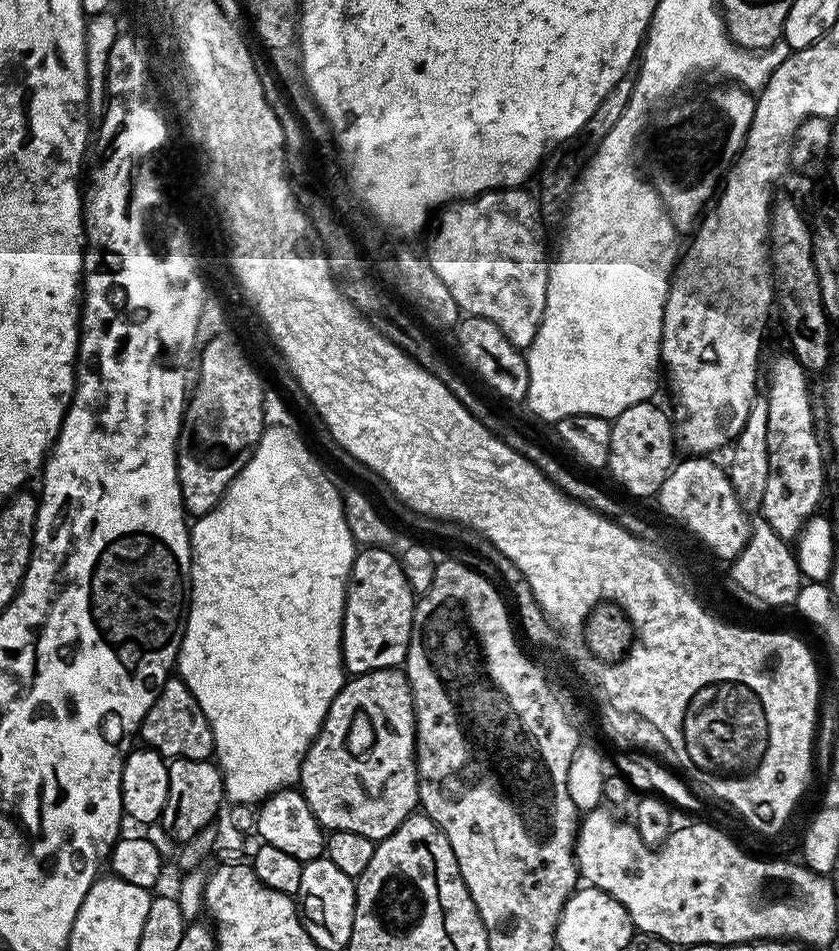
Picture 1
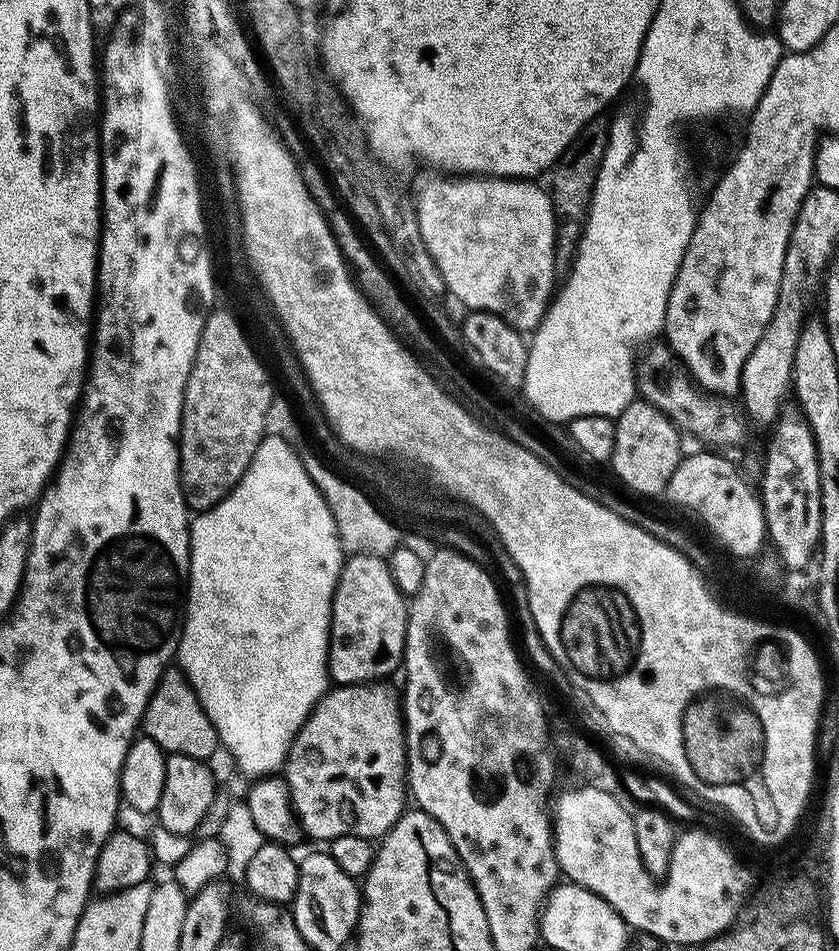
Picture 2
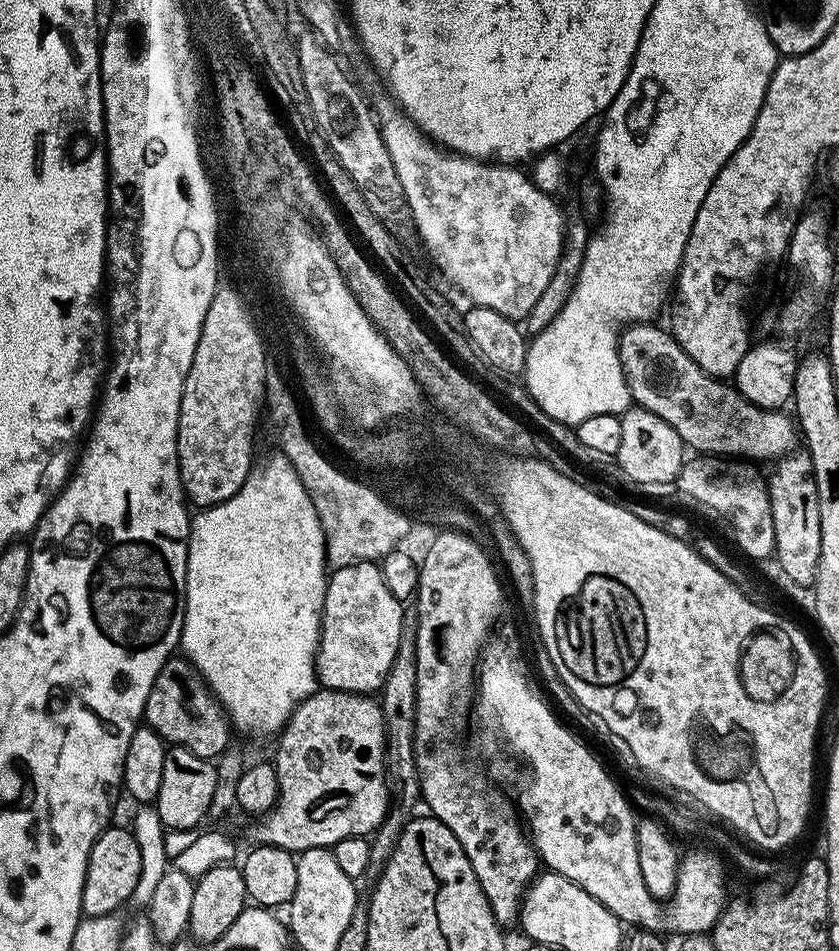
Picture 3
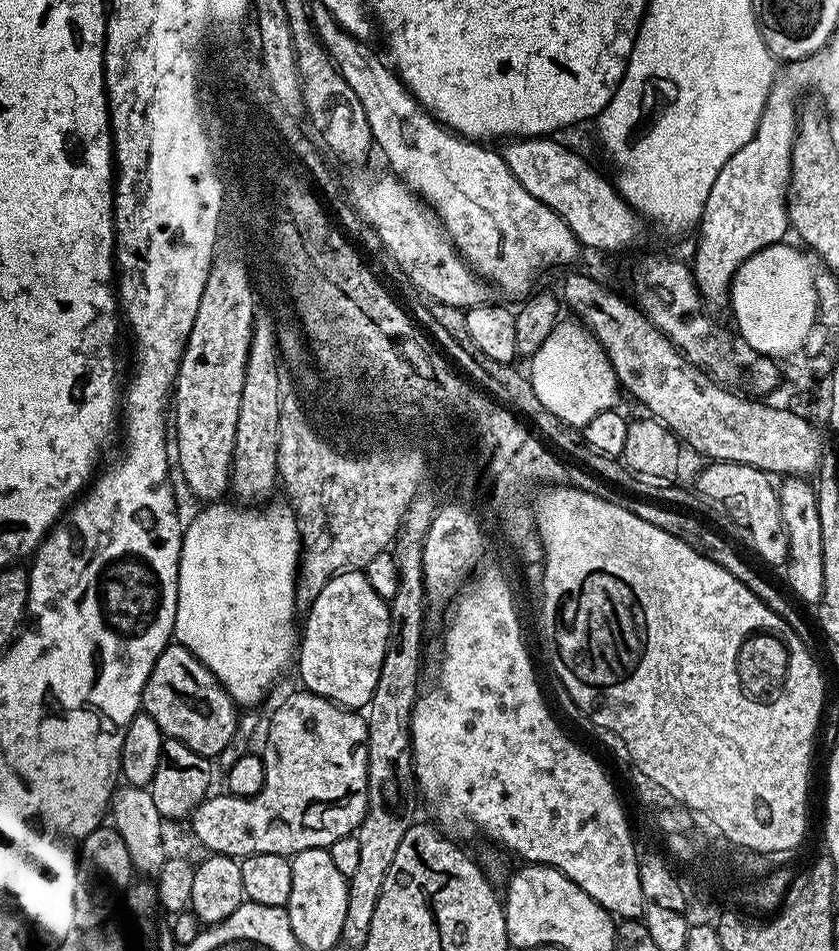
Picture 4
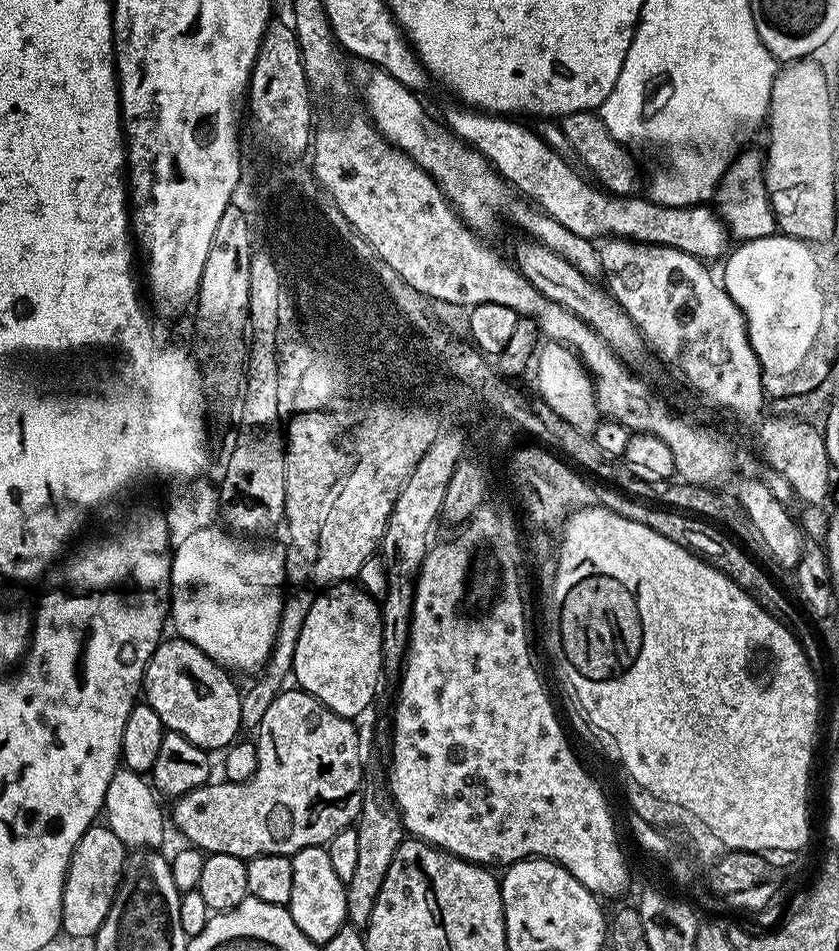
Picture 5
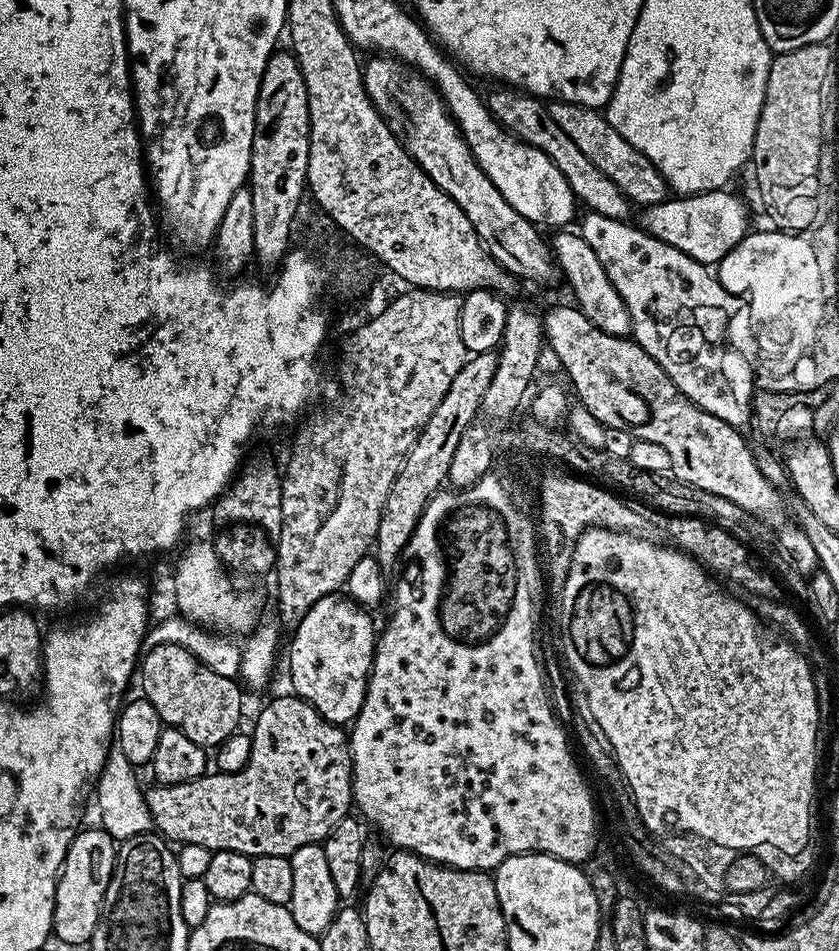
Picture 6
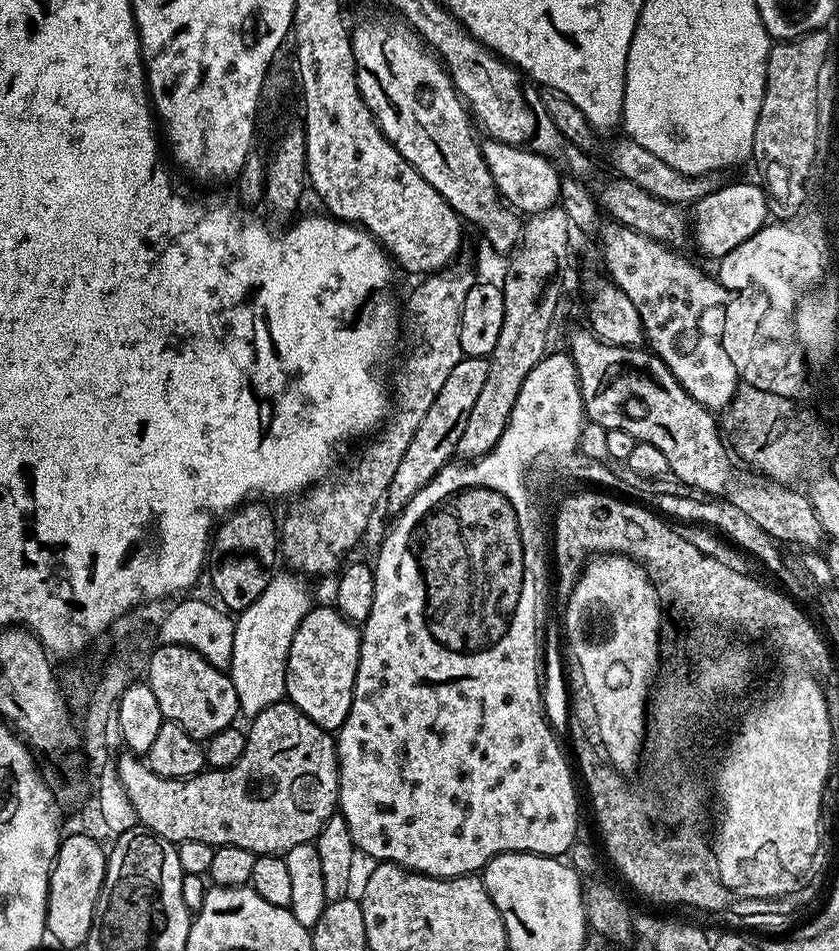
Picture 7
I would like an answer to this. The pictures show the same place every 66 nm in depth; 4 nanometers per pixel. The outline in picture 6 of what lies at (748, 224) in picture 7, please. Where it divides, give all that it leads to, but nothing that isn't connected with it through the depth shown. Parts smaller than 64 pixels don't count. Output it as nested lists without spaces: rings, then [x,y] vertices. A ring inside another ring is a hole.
[[[732,190],[667,198],[660,204],[645,207],[640,212],[642,214],[640,220],[638,219],[638,226],[652,237],[682,250],[700,264],[717,265],[722,257],[747,236],[750,228],[747,206],[734,193],[728,191]]]

